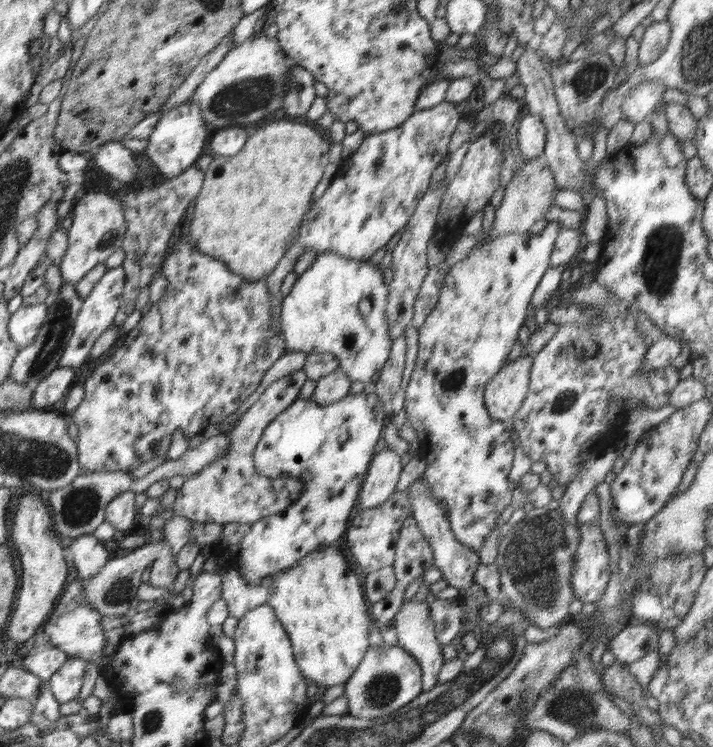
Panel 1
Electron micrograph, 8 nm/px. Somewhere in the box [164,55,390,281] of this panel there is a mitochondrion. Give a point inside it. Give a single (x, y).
(239, 99)

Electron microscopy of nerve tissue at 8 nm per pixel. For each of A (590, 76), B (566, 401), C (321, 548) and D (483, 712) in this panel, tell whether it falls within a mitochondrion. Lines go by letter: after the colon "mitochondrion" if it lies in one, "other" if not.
A: mitochondrion
B: mitochondrion
C: other
D: mitochondrion

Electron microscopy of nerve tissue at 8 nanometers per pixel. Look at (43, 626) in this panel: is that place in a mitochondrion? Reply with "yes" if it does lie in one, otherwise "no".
no

